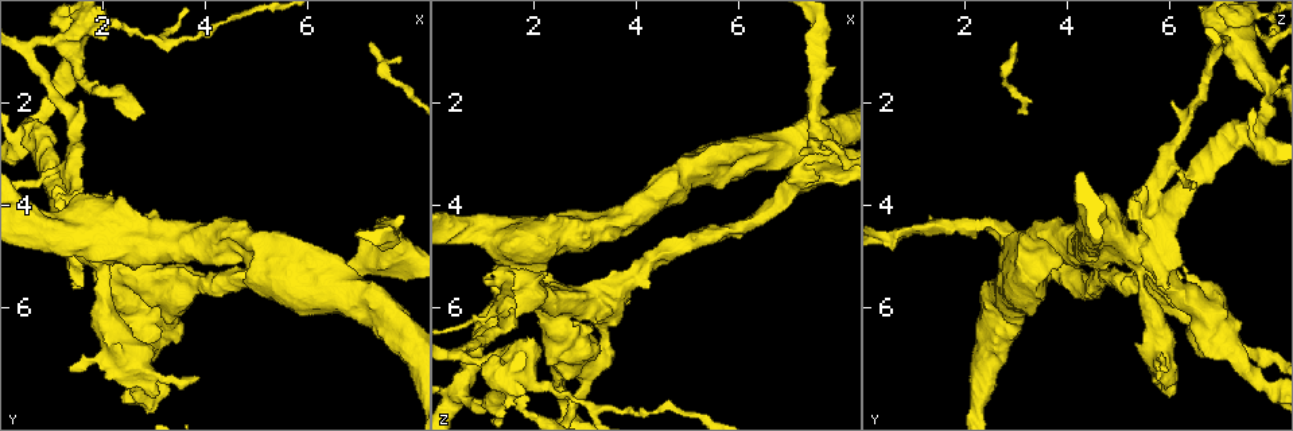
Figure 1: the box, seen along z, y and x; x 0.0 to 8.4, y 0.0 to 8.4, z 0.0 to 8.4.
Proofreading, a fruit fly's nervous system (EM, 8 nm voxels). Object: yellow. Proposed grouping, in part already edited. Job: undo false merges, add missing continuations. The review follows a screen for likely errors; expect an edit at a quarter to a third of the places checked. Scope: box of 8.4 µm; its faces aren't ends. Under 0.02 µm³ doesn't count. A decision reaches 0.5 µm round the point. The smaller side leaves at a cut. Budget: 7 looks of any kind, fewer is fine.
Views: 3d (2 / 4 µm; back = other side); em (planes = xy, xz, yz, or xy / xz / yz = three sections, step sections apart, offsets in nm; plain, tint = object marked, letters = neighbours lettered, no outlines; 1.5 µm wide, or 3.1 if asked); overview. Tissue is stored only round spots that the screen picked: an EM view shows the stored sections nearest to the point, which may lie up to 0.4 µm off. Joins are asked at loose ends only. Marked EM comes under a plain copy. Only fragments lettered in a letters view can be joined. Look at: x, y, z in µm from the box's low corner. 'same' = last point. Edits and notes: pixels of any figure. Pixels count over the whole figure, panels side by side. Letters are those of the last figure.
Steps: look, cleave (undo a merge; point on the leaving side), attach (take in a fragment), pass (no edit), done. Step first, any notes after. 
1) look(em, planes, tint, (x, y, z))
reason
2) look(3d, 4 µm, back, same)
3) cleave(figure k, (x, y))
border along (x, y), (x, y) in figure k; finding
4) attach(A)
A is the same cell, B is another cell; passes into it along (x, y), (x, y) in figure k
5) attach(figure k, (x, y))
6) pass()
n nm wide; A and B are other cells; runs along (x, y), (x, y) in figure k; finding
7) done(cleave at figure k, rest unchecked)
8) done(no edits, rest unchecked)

look(em, xz, step 8, tint, (1.20, 5.00, 4.50))
free end

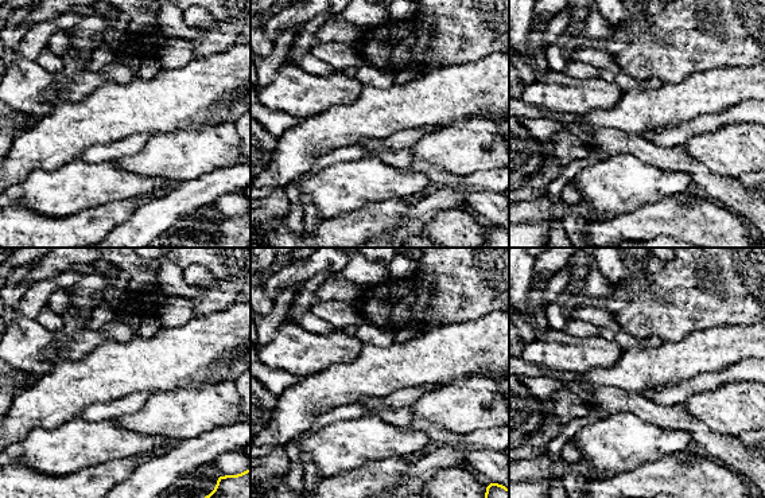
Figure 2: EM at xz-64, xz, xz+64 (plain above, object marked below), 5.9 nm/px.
look(em, planes, letters, same)

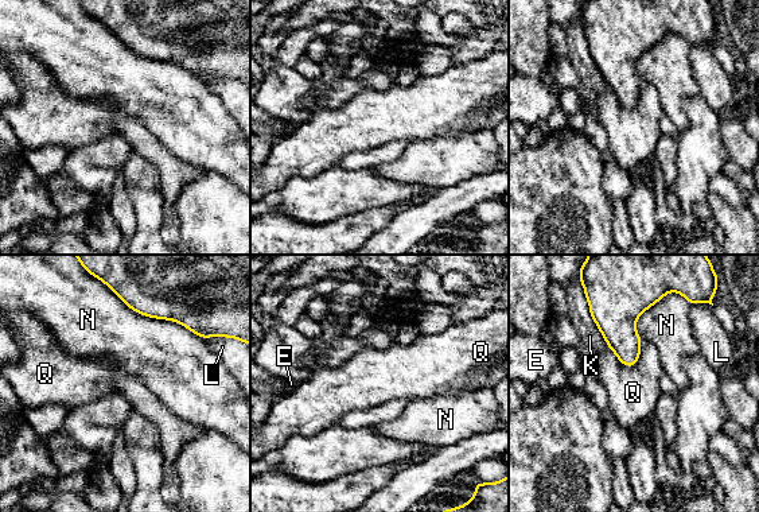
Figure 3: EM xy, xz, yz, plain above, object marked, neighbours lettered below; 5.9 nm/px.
pass()
N touches over 700 nm; E, K, L, N and Q are other cells; none of them fits

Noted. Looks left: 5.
look(3d, 4 µm, (5.95, 4.75, 2.80))
thick end

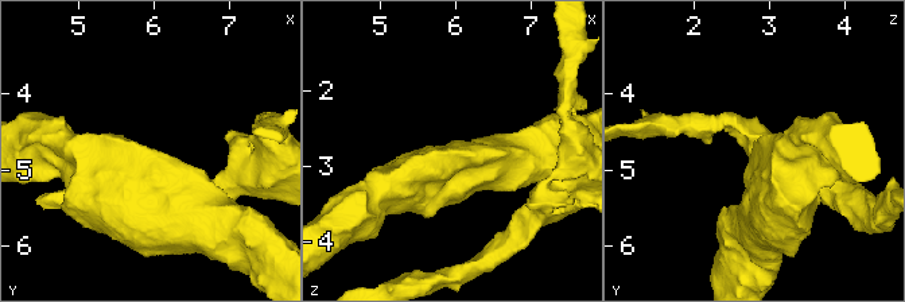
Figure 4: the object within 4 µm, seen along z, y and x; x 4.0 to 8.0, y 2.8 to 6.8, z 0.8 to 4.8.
look(em, planes, letters, (5.95, 4.75, 2.80))

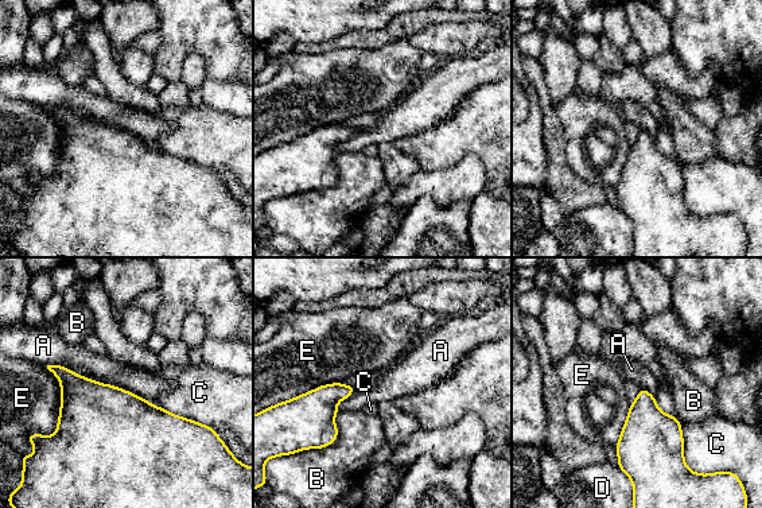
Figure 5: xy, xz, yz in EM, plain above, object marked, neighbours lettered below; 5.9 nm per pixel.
pass()
A, B, C, D and E are other cells; border along (115, 386), (128, 390), (148, 402) in figure 5; no lettered fragment goes on from it

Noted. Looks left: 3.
look(em, yz, step 8, tint, (3.10, 7.65, 6.05))
an open end

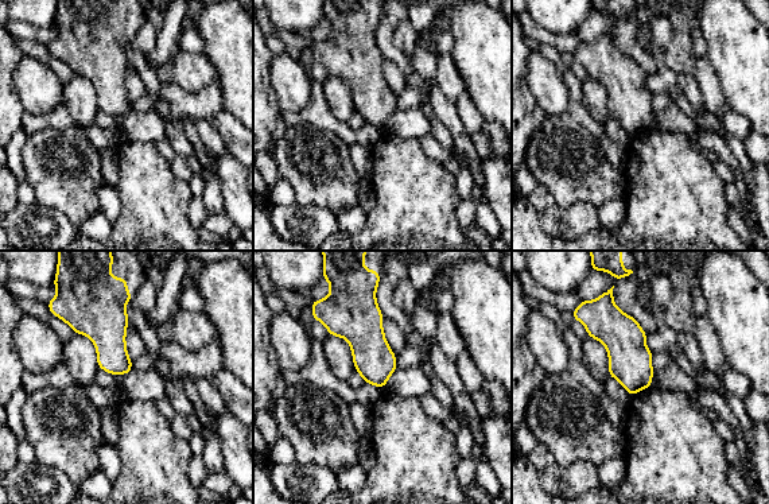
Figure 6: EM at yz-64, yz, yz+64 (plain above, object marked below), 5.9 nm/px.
look(em, planes, letters, same)
cut it another way

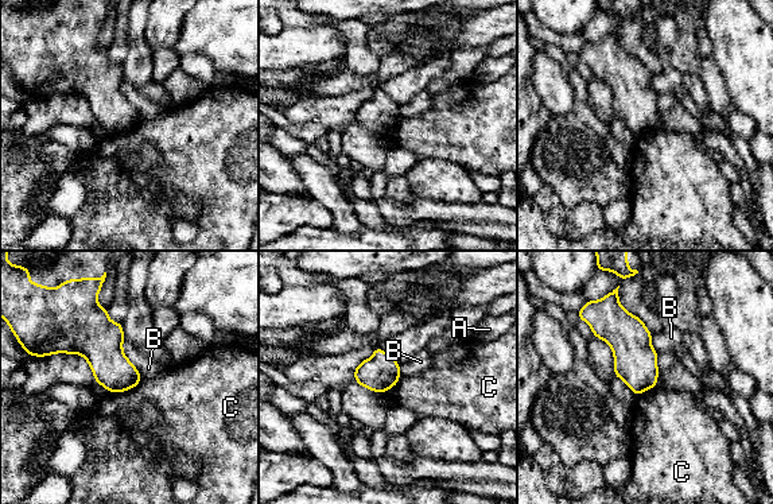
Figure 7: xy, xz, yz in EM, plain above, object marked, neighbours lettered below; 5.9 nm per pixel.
pass()
A, B and C are other cells; border along (142, 379), (128, 390), (109, 392) in figure 7; no lettered fragment goes on from it

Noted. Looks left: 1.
done(no edits, rest unchecked)

